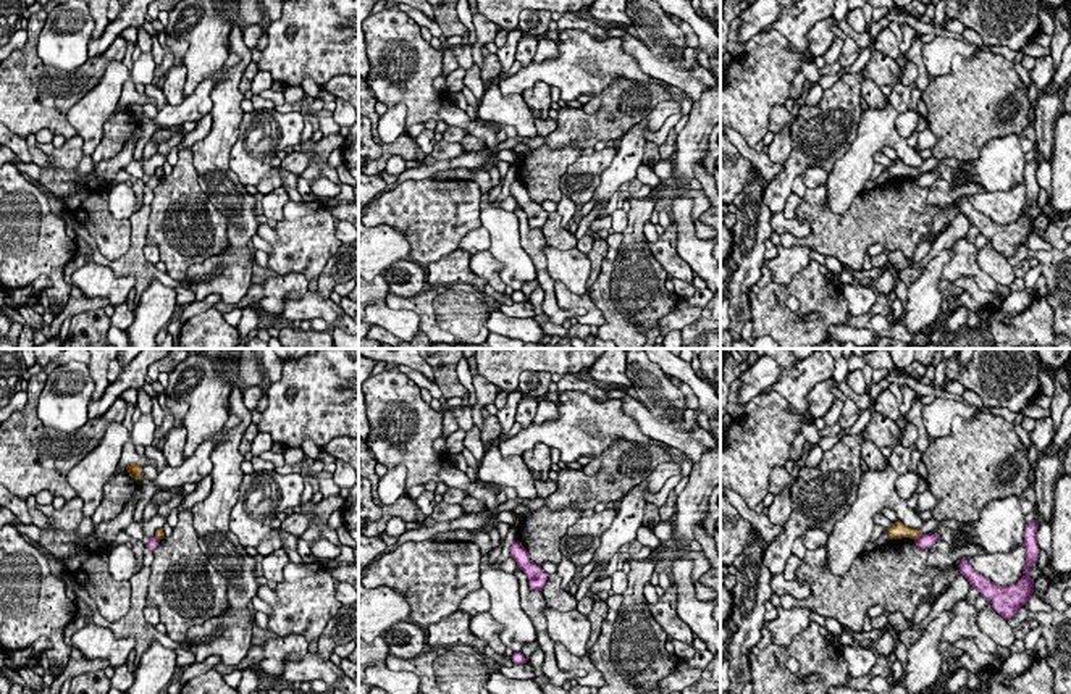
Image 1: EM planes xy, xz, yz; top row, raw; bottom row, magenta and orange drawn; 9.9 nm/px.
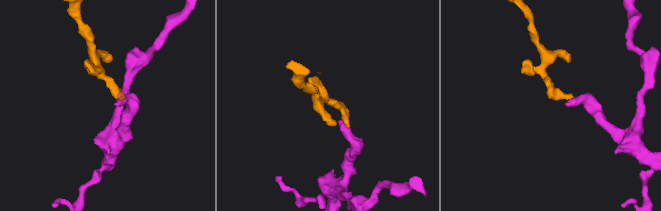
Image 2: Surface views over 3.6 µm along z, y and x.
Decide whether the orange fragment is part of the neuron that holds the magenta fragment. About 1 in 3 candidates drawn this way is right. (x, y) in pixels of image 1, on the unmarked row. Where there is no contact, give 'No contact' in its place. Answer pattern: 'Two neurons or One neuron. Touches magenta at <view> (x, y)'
Two neurons. Touches magenta at yz (918, 176)

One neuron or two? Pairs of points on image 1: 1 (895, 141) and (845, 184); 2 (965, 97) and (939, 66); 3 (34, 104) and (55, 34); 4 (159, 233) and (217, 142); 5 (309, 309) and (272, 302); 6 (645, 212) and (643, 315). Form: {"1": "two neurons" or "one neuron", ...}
{"1": "one neuron", "2": "two neurons", "3": "two neurons", "4": "two neurons", "5": "two neurons", "6": "one neuron"}

